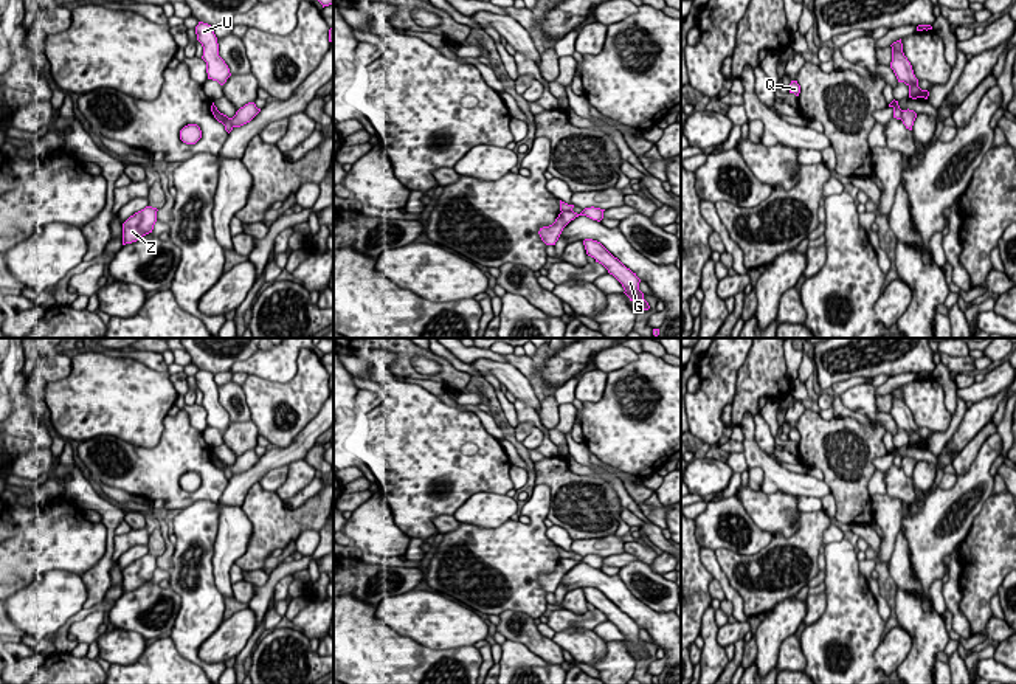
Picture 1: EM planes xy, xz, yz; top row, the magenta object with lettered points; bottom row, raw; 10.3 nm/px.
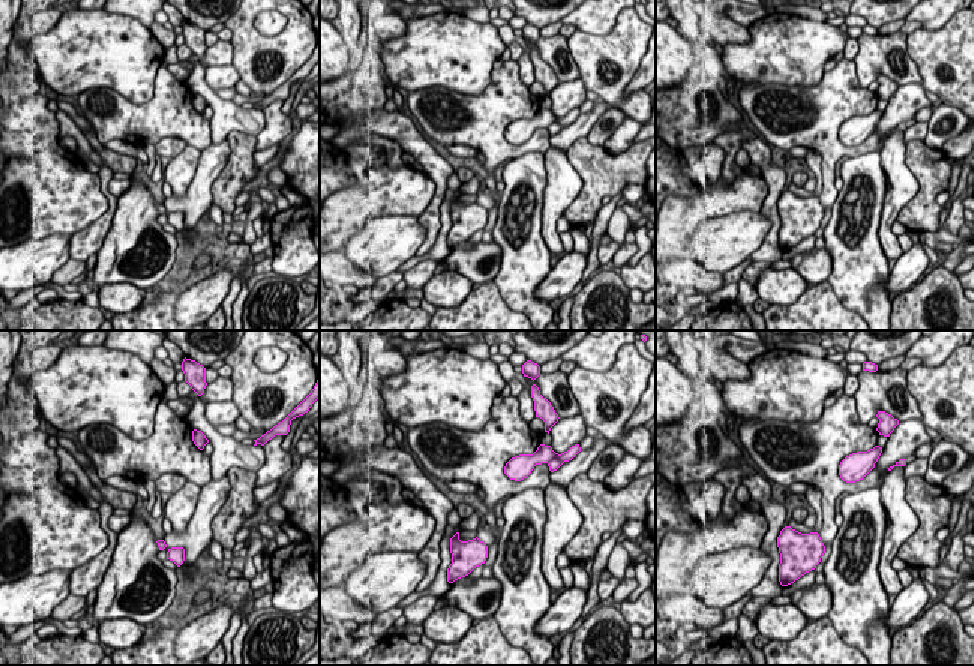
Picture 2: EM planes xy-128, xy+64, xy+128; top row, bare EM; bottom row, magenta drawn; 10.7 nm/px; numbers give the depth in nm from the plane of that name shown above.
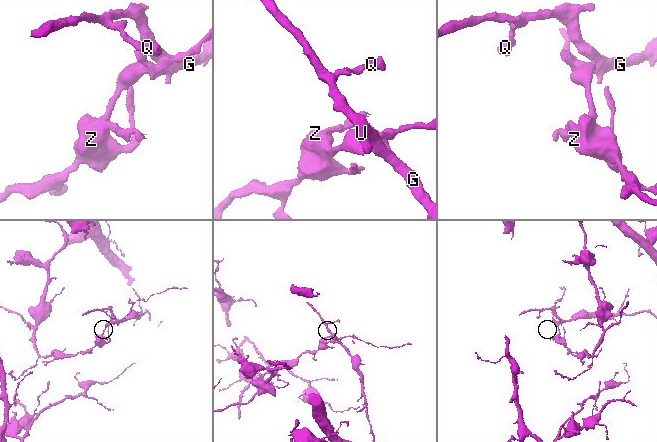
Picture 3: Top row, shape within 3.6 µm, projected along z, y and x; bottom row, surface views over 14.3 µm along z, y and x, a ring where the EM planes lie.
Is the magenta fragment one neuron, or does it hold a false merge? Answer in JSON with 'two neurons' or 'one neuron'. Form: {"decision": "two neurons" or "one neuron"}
{"decision": "two neurons"}

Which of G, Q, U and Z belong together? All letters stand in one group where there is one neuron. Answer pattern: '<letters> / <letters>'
G Q U / Z

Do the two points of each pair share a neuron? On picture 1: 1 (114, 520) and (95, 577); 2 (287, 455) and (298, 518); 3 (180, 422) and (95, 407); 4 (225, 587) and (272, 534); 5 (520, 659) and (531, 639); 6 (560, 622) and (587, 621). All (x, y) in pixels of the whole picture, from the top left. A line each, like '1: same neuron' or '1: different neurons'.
1: same neuron
2: different neurons
3: different neurons
4: different neurons
5: different neurons
6: same neuron

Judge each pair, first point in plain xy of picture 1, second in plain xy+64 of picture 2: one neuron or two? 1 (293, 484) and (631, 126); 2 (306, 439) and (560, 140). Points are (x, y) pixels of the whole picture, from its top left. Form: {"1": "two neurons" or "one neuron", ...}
{"1": "one neuron", "2": "one neuron"}

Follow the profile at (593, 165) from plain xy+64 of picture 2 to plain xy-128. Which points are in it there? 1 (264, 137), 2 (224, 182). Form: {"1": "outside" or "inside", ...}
{"1": "outside", "2": "inside"}

